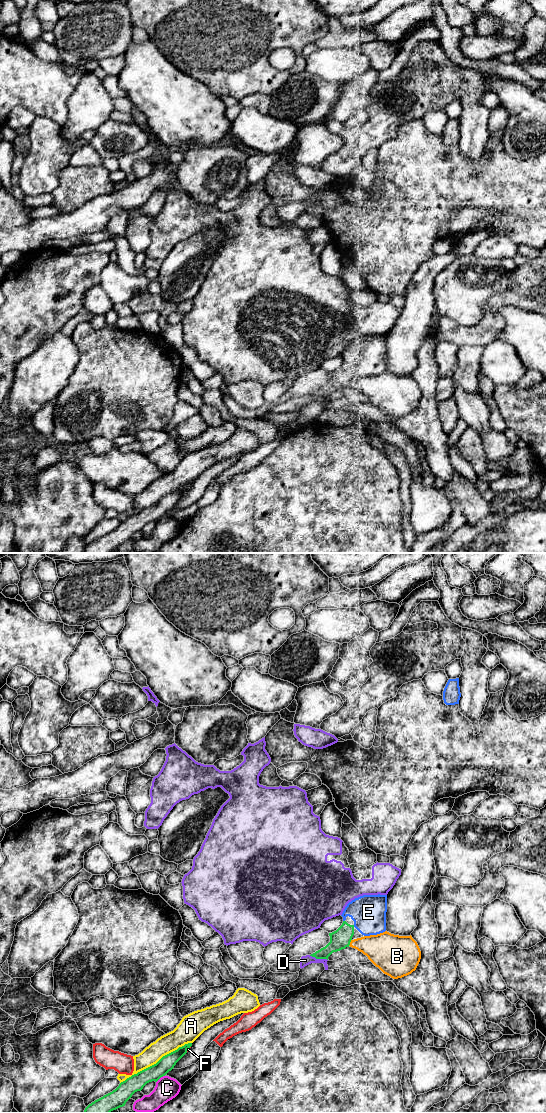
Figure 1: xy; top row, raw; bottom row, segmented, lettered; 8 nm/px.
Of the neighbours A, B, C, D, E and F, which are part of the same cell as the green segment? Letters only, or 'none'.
E

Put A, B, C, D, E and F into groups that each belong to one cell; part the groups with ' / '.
A / B / C / D / E / F

